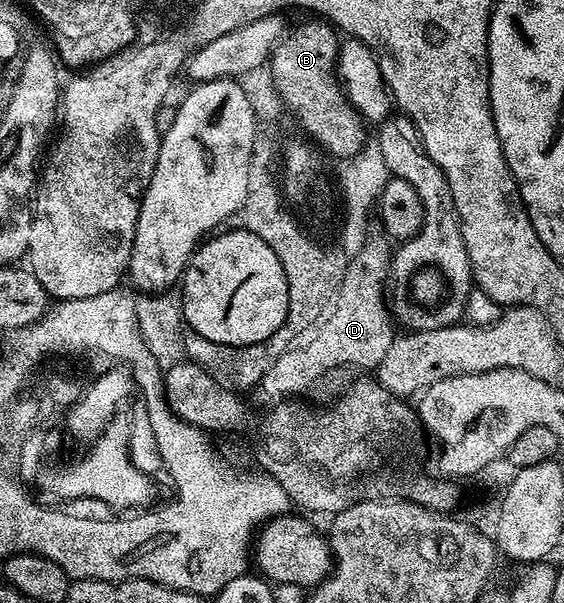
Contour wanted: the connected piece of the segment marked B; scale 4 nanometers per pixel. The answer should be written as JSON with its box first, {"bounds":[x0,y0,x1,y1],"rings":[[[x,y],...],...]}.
{"bounds":[270,19,366,159],"rings":[[[323,19],[312,20],[316,21],[304,21],[301,25],[294,26],[293,29],[291,26],[280,38],[270,58],[274,87],[277,89],[277,94],[285,110],[296,116],[297,123],[313,137],[308,136],[325,154],[334,153],[338,159],[352,157],[365,149],[364,128],[366,128],[366,122],[348,104],[341,82],[338,80],[336,68],[340,56],[340,41],[337,30]]]}

